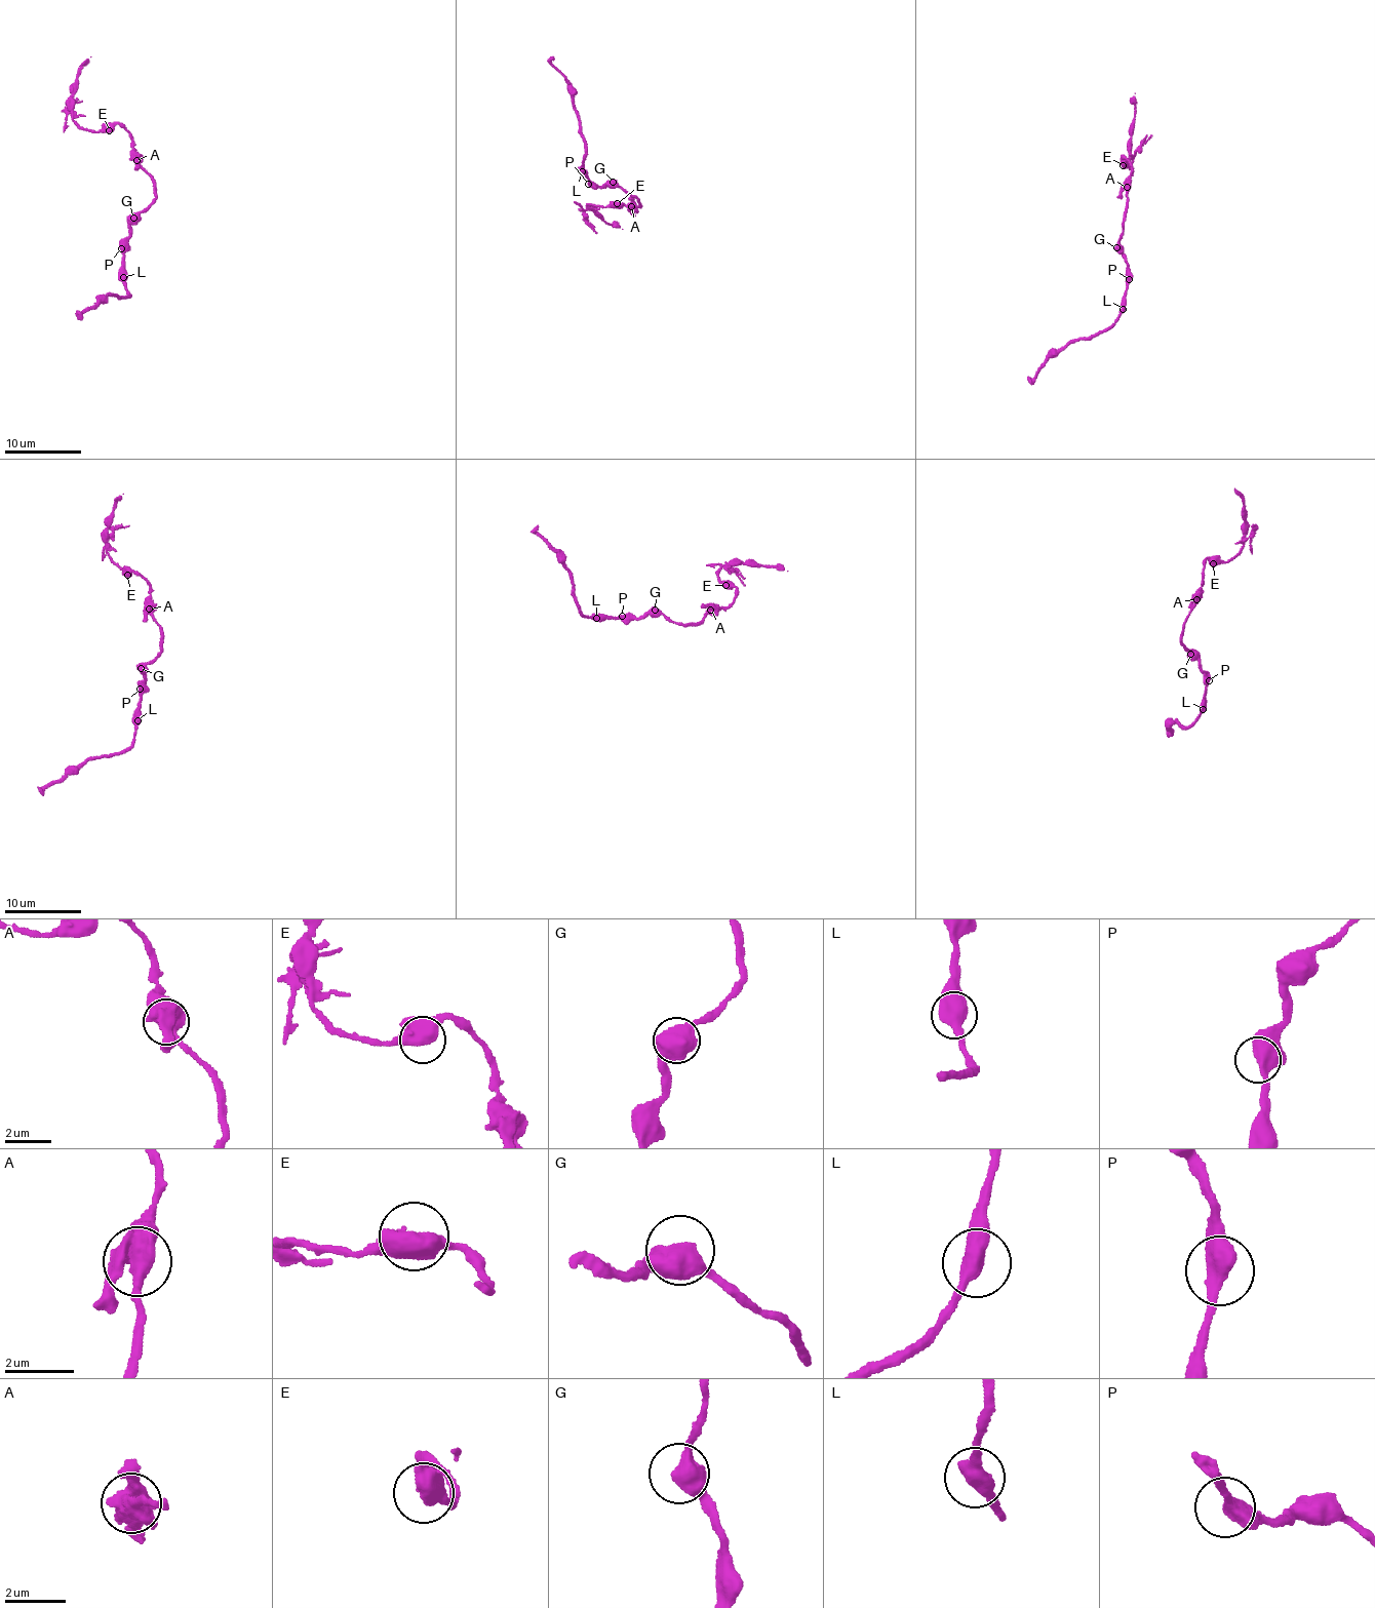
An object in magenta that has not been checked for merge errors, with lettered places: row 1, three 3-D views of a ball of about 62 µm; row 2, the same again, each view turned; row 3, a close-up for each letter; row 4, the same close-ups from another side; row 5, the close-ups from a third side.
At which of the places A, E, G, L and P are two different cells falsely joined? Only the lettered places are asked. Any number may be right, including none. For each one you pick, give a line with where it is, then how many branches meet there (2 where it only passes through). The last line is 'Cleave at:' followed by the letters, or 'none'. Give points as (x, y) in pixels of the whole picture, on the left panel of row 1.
Cleave at: none

